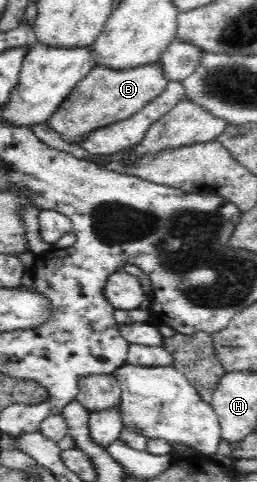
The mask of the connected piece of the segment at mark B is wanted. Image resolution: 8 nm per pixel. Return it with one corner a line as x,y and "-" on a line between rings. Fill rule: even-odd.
159,61
126,69
97,65
71,90
71,94
61,103
47,124
68,142
81,146
92,130
128,120
137,114
151,100
155,100
167,84
167,77
163,75

